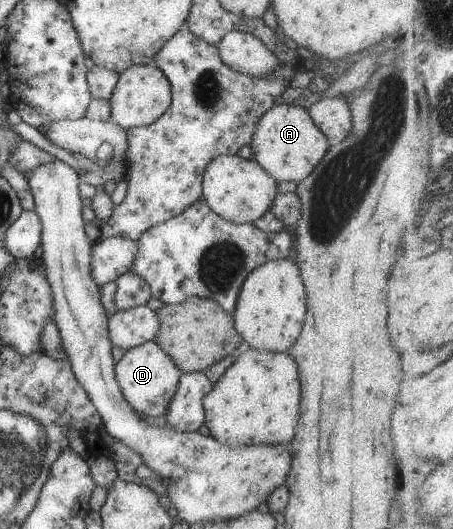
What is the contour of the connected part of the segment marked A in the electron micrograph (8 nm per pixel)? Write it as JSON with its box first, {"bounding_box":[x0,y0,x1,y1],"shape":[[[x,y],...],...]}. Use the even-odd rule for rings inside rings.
{"bounding_box":[250,102,331,183],"shape":[[[284,102],[274,105],[261,116],[250,144],[253,149],[252,159],[255,159],[277,182],[299,183],[302,179],[309,177],[309,174],[325,157],[331,143],[315,125],[307,109]]]}

